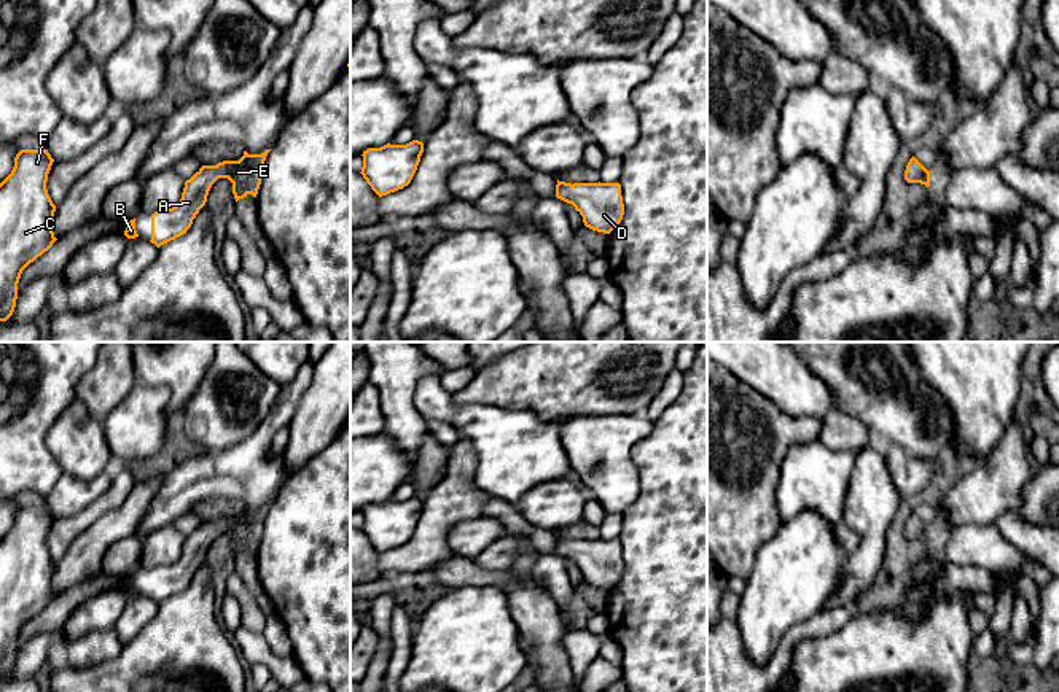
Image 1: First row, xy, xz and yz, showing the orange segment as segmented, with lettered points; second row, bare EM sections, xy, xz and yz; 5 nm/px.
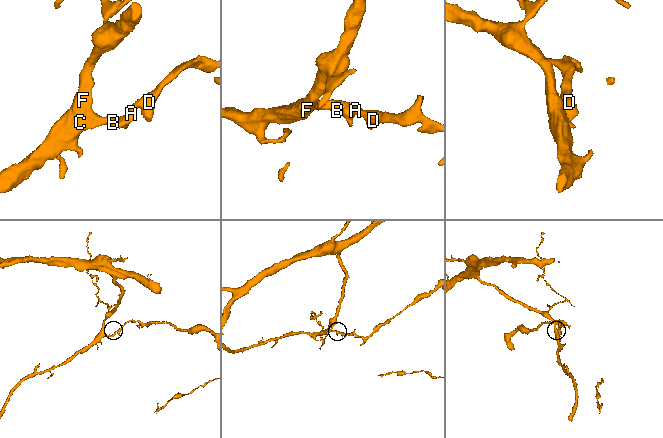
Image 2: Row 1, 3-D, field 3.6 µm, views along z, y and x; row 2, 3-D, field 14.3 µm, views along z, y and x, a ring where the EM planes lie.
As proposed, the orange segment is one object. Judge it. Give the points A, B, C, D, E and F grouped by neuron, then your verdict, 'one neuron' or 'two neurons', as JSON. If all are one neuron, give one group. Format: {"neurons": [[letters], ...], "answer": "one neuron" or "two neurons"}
{"neurons": [["A", "B", "C", "D", "E", "F"]], "answer": "one neuron"}

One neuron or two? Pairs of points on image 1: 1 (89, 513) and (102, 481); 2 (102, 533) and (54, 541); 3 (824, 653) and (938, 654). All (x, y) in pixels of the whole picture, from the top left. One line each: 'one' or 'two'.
1: two
2: two
3: one

